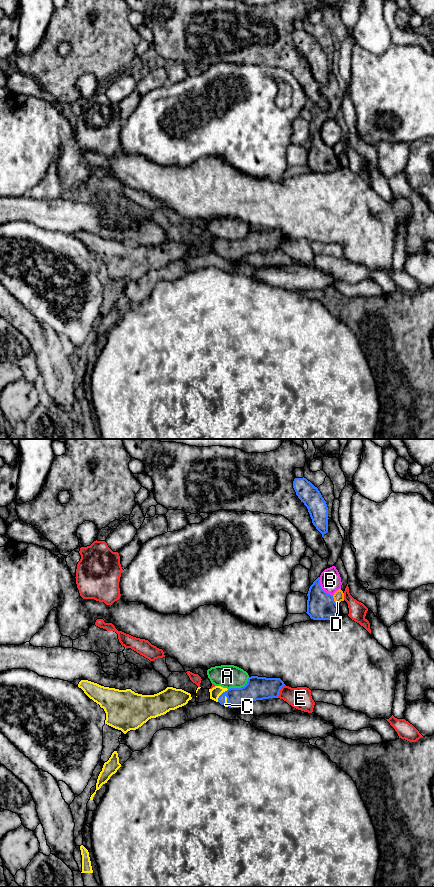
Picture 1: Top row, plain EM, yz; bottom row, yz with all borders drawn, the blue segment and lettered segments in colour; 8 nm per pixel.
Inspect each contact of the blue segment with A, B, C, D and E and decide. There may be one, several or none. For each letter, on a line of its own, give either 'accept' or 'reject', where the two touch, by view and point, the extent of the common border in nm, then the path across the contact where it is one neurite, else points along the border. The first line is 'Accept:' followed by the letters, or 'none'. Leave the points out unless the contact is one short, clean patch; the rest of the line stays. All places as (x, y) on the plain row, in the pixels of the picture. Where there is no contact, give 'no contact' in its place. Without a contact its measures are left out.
Accept: C
A: reject; contact yz (241, 239); length 200 nm
B: reject; contact yz (321, 140); length 190 nm
C: accept; contact yz (221, 246); length 140 nm
D: reject; contact yz (333, 152); length 80 nm
E: reject; contact yz (279, 243); length 130 nm

